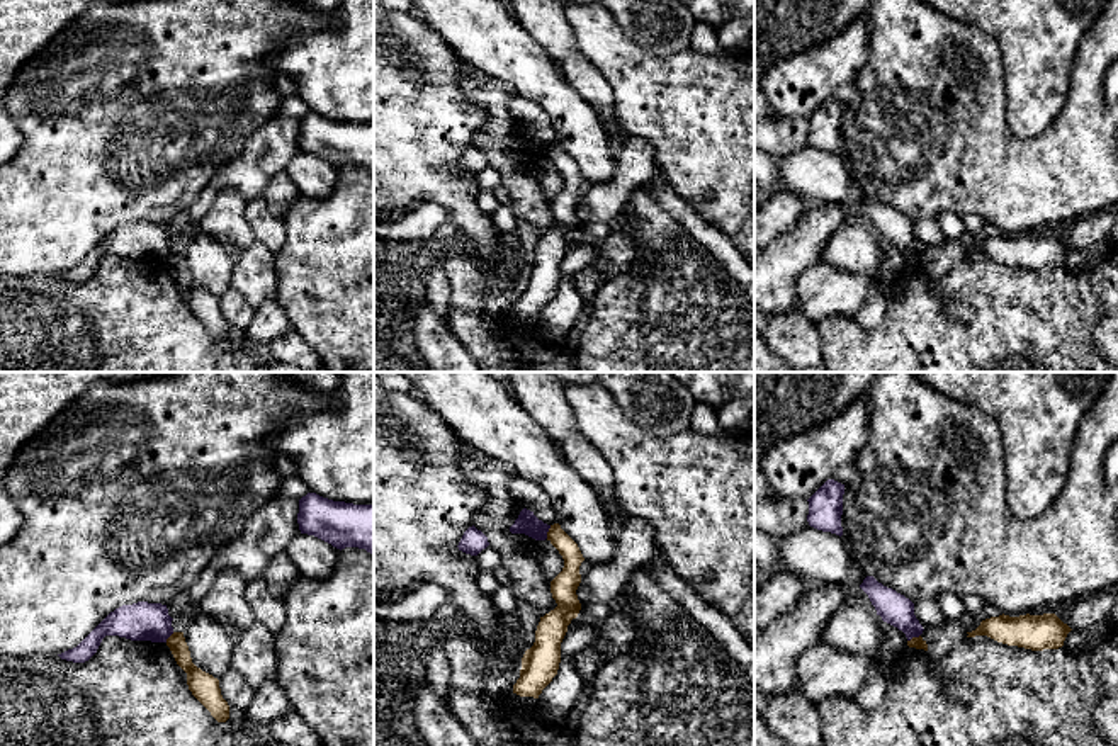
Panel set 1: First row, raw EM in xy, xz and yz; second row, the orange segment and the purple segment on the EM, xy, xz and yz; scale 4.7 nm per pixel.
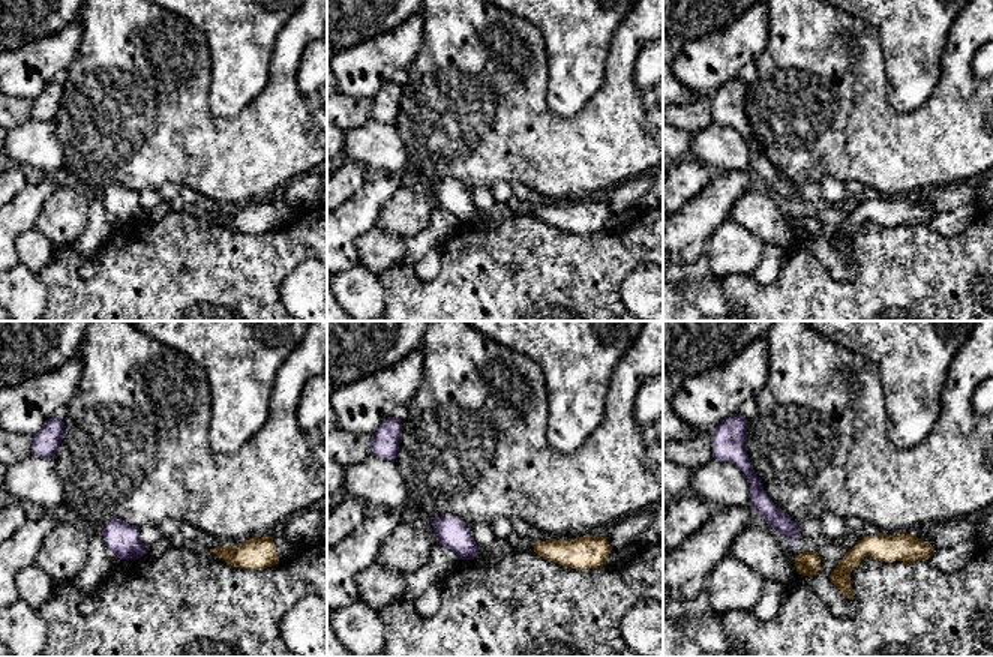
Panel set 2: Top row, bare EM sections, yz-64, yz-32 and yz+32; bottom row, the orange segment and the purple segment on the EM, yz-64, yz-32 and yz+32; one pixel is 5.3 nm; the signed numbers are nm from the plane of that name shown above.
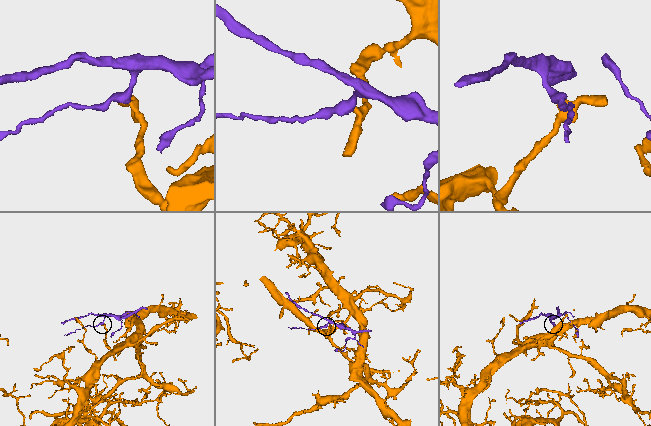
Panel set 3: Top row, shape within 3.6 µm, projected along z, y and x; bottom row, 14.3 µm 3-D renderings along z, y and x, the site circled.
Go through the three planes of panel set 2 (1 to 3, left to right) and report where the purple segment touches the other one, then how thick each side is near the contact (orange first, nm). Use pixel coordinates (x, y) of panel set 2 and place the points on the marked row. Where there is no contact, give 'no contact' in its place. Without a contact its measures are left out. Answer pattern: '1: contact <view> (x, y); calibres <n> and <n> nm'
1: no contact
2: no contact
3: no contact

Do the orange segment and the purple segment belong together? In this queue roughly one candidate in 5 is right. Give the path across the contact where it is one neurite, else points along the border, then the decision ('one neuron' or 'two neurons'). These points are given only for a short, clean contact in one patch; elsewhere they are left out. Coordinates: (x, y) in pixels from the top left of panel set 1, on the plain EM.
border along xz (551, 145), (546, 157); two neurons

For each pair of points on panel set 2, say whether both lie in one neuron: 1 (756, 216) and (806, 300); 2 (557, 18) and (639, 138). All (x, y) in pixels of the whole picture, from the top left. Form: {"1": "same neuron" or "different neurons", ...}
{"1": "different neurons", "2": "different neurons"}

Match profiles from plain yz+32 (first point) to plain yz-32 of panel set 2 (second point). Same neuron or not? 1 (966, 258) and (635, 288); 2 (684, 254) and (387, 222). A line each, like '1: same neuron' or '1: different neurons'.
1: different neurons
2: different neurons

